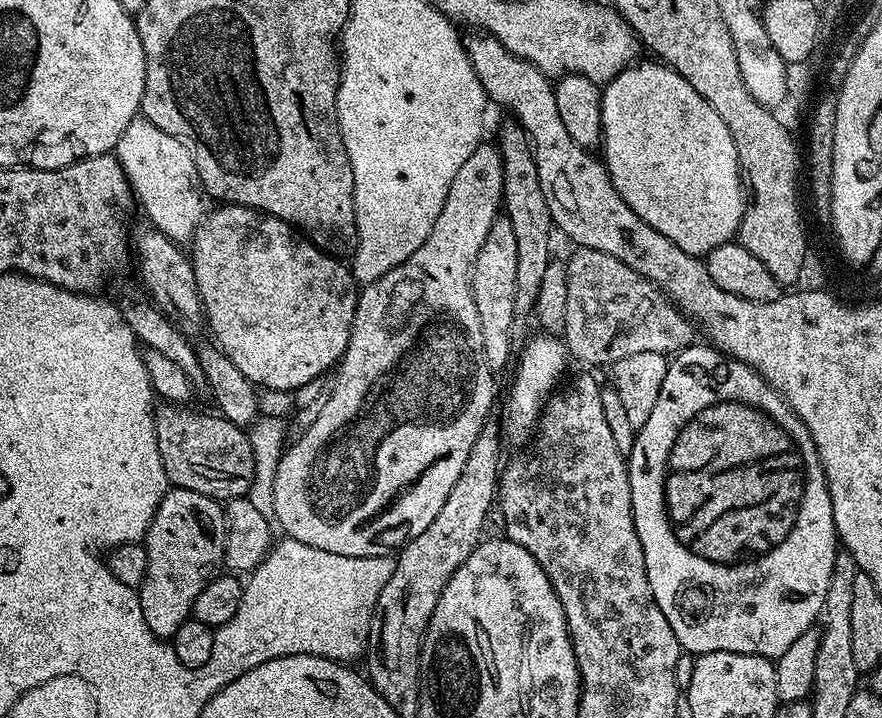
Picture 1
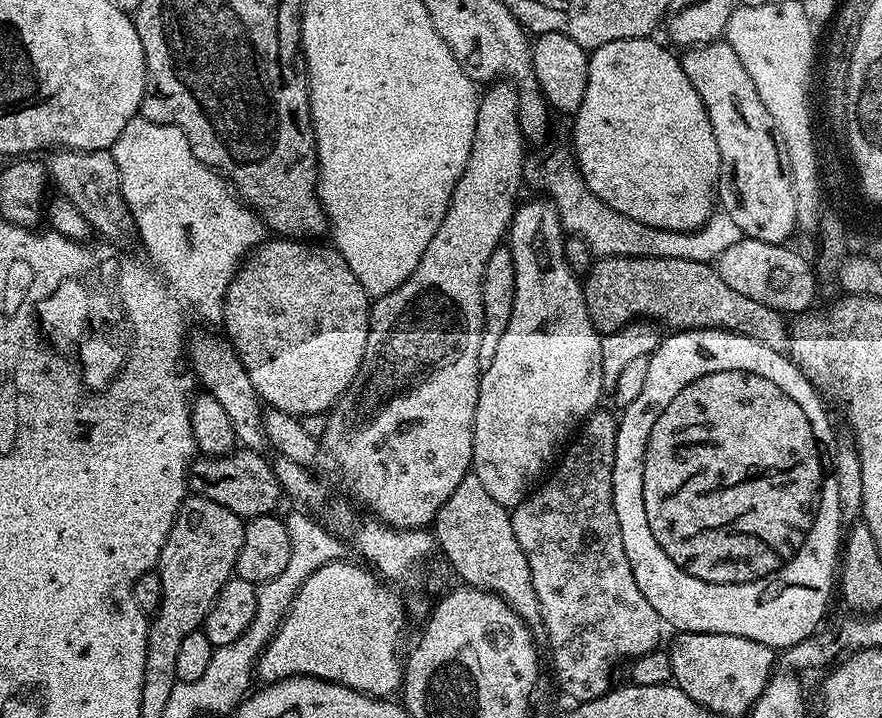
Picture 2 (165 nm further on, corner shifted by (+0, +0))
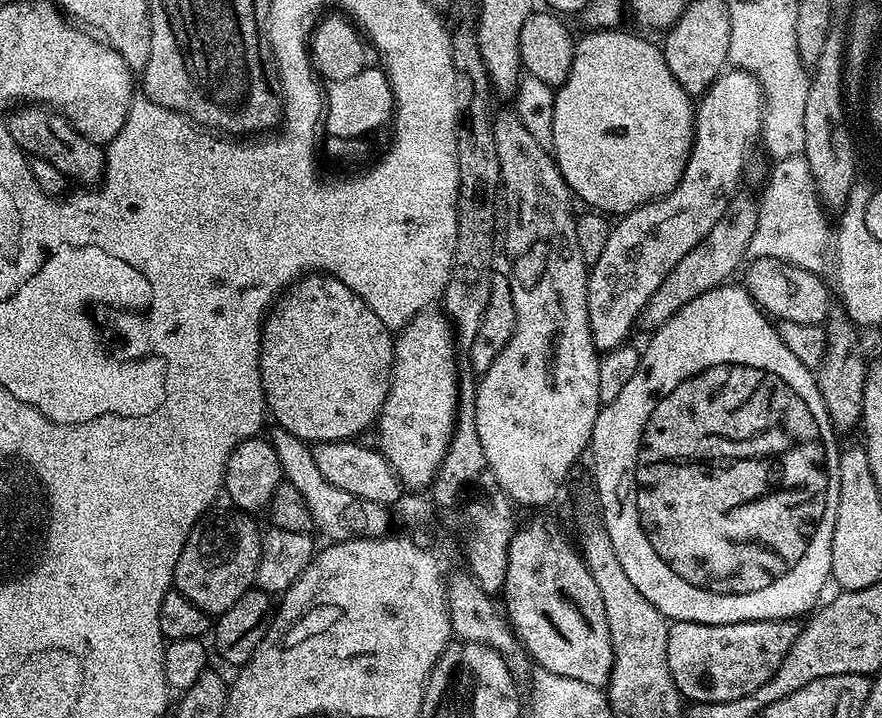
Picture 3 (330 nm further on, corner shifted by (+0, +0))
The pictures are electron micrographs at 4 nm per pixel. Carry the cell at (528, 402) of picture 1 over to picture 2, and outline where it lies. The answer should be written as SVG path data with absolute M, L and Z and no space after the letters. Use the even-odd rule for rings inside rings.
M543 199L528 200L525 204L523 201L517 207L515 214L512 215L512 222L506 233L506 244L512 250L512 261L516 271L514 306L510 310L510 322L506 326L506 330L502 330L502 338L498 338L498 350L494 350L494 362L490 362L490 366L483 368L480 373L478 406L476 407L474 426L472 427L471 471L478 478L478 482L482 482L482 486L486 486L490 498L494 498L494 502L498 502L503 508L509 510L519 506L528 497L528 493L533 491L534 485L549 471L550 465L557 459L558 453L569 443L570 437L577 431L578 425L587 420L590 413L601 407L600 395L605 395L606 392L604 379L602 378L601 333L597 332L596 327L592 324L588 307L584 301L584 290L577 273L573 272L572 267L564 260L566 233L559 222L558 210L551 199Z

